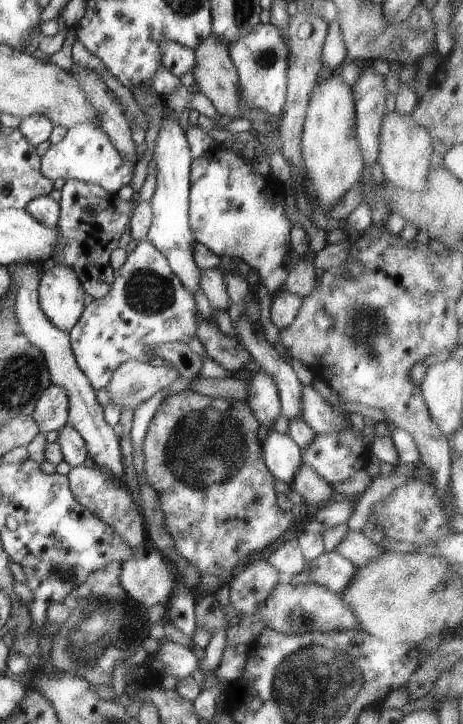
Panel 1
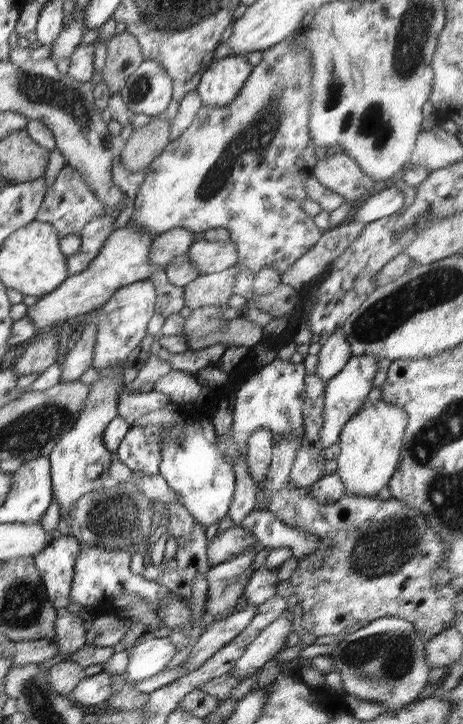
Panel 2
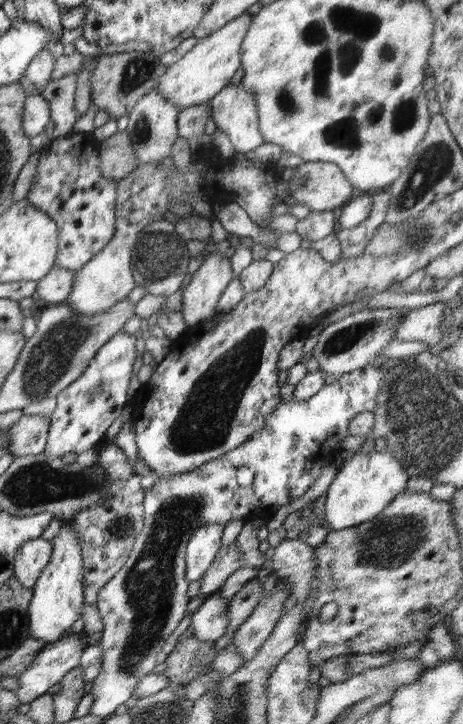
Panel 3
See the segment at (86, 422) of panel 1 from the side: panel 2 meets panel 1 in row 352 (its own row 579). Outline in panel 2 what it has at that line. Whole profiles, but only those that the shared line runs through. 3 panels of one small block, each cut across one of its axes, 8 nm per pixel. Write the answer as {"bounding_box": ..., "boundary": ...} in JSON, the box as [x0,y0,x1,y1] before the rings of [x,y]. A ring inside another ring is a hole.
{"bounding_box":[33,535,81,611],"boundary":[[[56,535],[50,546],[33,557],[47,597],[54,608],[60,611],[71,603],[74,565],[81,542],[72,536]]]}

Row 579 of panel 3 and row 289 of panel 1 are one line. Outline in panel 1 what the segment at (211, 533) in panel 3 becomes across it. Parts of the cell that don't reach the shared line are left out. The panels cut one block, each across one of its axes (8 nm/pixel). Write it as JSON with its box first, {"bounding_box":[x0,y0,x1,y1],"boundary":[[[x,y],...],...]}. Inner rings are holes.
{"bounding_box":[147,96,201,294],"boundary":[[[162,96],[164,112],[154,146],[156,157],[156,188],[149,201],[152,206],[152,222],[147,234],[147,241],[153,244],[167,258],[172,272],[179,276],[182,284],[196,294],[200,289],[201,268],[194,262],[194,244],[197,240],[192,234],[189,223],[190,206],[190,168],[193,158],[185,131],[178,123],[178,117],[167,104],[166,96]]]}

